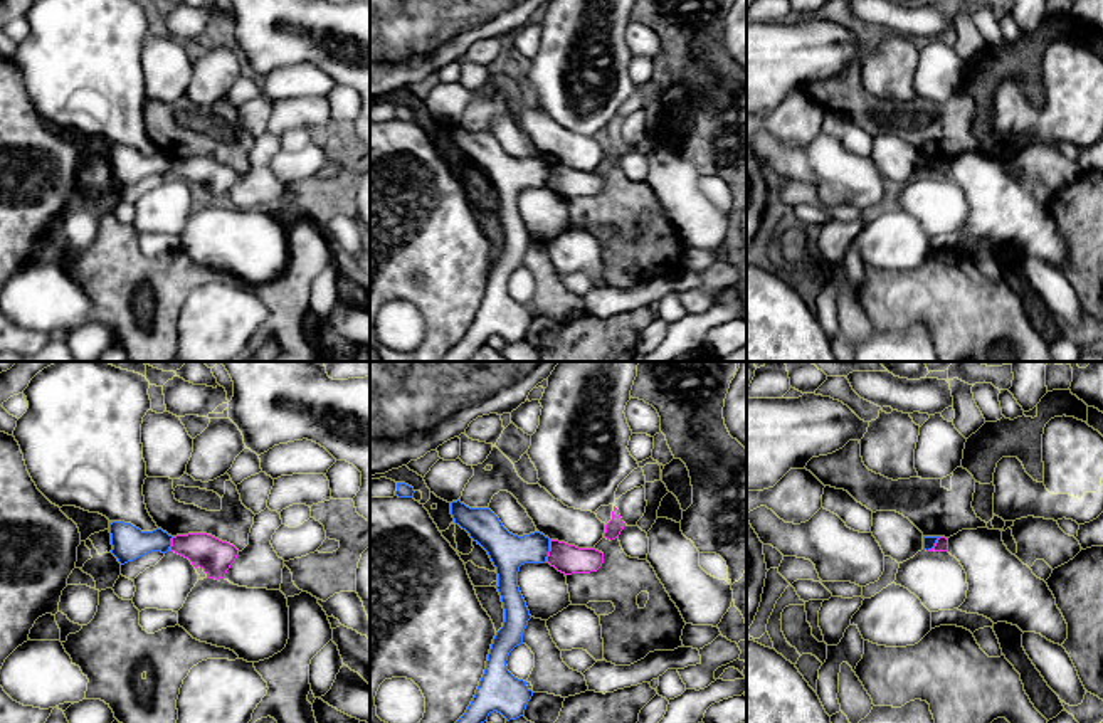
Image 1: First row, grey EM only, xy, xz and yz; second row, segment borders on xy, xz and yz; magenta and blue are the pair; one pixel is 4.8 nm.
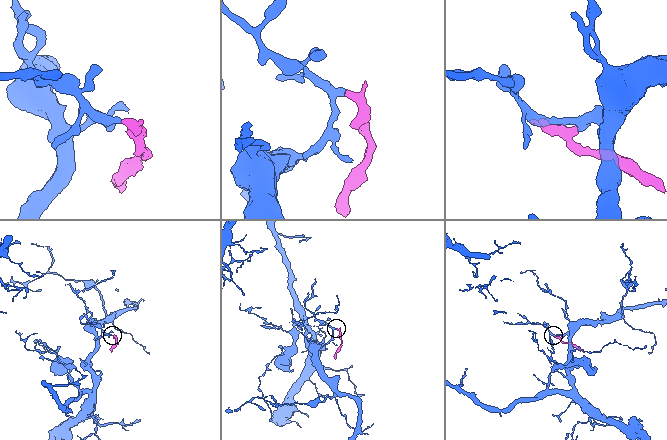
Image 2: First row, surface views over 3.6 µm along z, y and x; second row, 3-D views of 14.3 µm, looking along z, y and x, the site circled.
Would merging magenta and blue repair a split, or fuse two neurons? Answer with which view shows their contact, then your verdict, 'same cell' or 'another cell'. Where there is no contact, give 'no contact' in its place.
contact in xz; another cell

